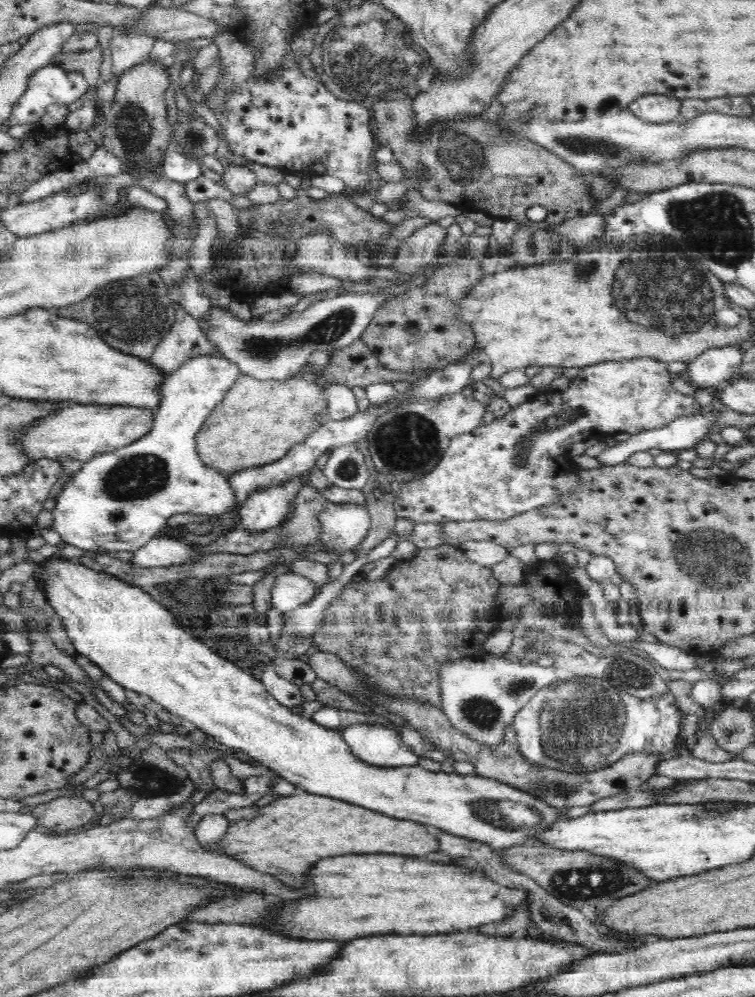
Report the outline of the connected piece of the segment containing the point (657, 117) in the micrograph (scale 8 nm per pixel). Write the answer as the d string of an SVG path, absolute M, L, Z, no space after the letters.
M645 94L636 102L630 102L628 109L643 121L663 123L681 118L680 107L681 101L677 98L664 97L662 94Z

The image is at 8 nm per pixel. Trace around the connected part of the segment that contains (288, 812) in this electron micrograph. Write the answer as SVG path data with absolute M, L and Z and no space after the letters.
M298 788L260 808L250 820L230 822L219 843L207 848L208 852L228 856L290 888L302 887L305 870L326 856L378 853L412 858L438 850L440 841L422 824L391 818L354 803L310 794Z

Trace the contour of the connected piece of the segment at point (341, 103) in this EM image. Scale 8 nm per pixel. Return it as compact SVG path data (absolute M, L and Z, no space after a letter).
M287 47L287 53L280 59L278 70L254 74L246 79L246 84L238 82L229 87L228 71L224 60L220 58L196 74L192 81L198 92L202 92L206 103L214 92L223 97L223 102L212 110L224 130L224 138L228 141L227 148L234 155L244 156L247 160L270 168L280 168L286 174L302 174L307 177L309 174L334 176L344 182L346 189L366 194L370 182L368 166L374 154L375 138L370 130L372 118L368 108L364 108L364 104L360 106L356 101L338 98L325 88L324 83L317 78L307 78L298 67L296 56Z

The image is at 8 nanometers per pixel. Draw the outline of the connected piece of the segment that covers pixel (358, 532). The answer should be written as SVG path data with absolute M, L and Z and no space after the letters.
M328 502L328 504L326 504L326 508L320 512L318 521L320 521L320 536L318 536L318 540L320 539L320 542L322 542L322 548L324 548L324 550L318 551L324 551L326 553L332 553L332 555L341 556L345 552L352 552L352 550L356 549L364 540L364 537L368 534L371 525L371 516L368 509L362 504Z

